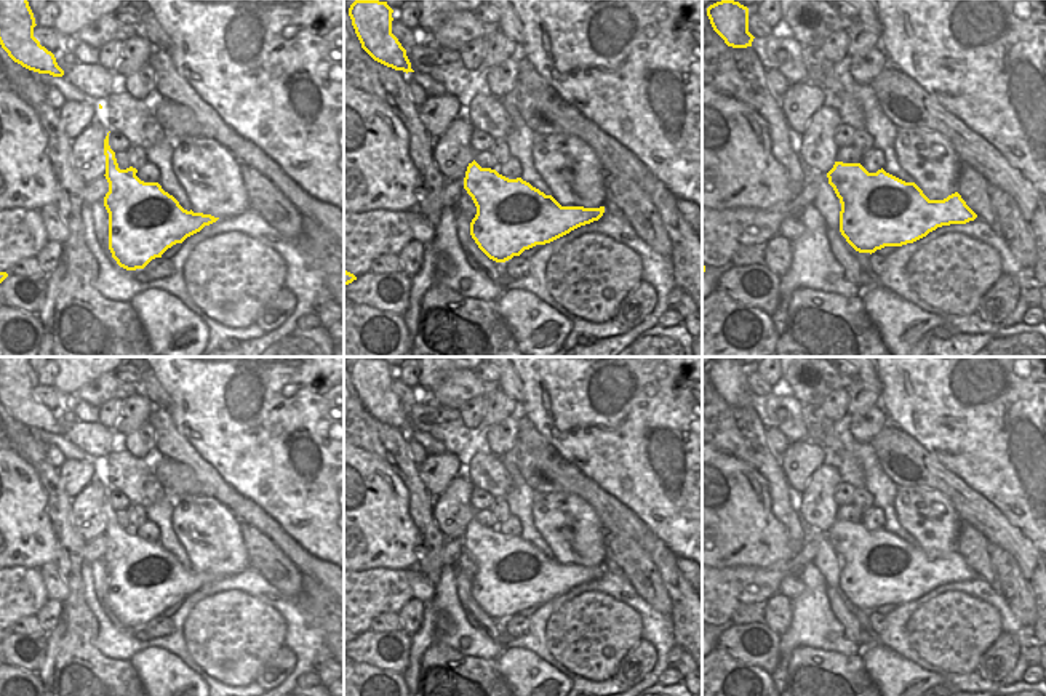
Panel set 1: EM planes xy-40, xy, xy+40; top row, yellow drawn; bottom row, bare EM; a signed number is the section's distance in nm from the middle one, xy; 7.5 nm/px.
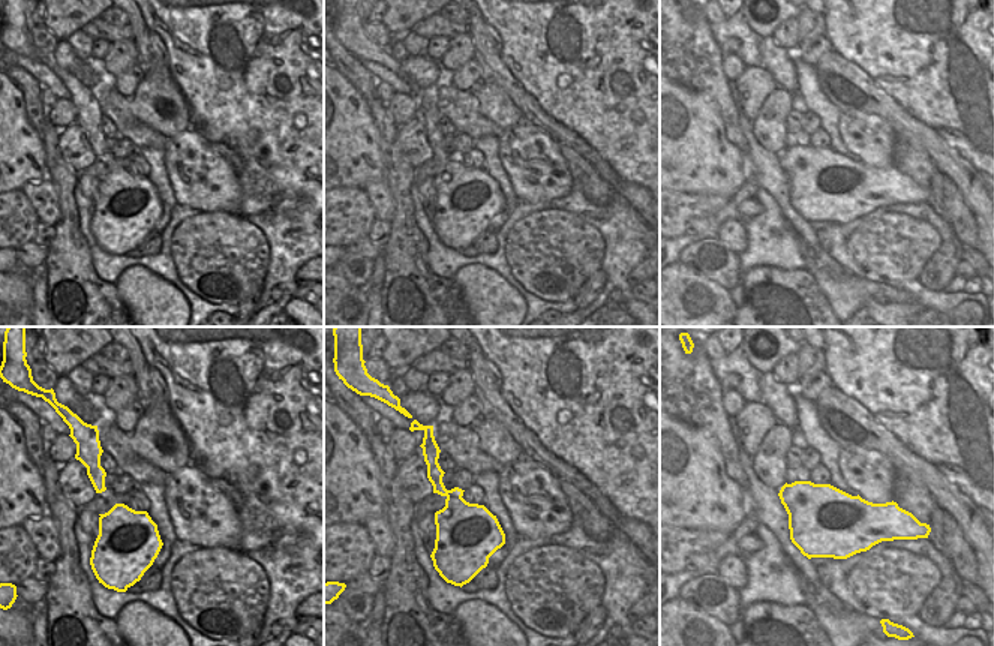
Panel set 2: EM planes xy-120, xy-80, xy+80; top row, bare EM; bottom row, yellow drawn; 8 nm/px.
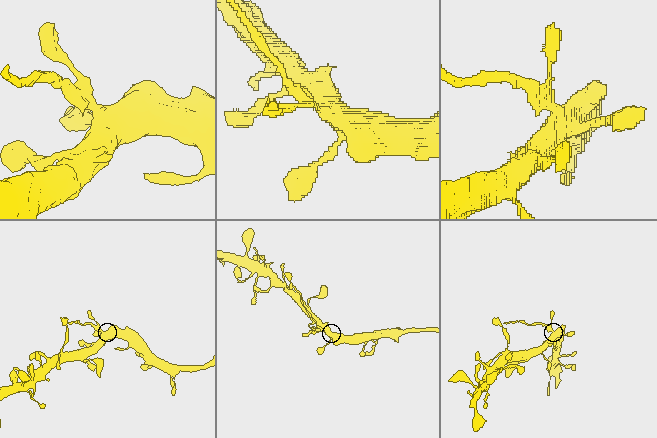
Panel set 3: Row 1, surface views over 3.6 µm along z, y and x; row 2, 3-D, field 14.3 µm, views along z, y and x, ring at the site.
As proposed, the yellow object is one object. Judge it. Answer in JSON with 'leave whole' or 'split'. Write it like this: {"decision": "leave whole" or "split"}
{"decision": "split"}

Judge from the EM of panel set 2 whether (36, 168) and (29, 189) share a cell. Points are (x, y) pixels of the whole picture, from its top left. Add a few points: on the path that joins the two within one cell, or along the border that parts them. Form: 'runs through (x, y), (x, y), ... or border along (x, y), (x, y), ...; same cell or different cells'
border along (47, 179), (27, 182), (20, 189); different cells

